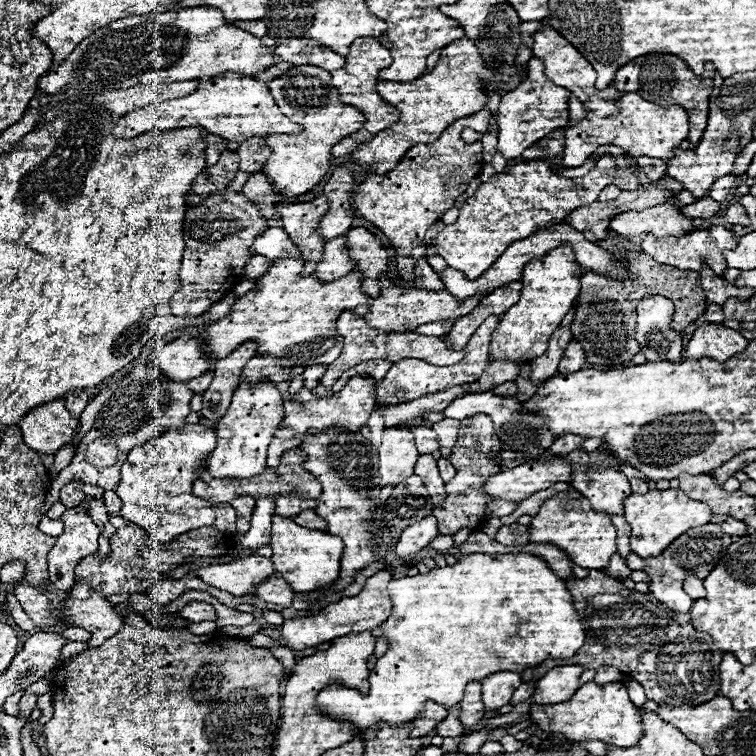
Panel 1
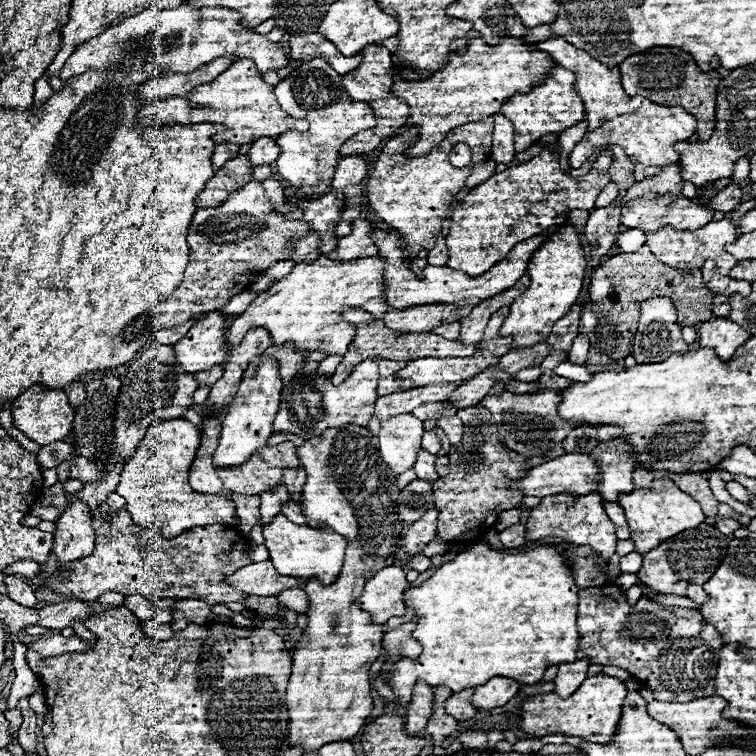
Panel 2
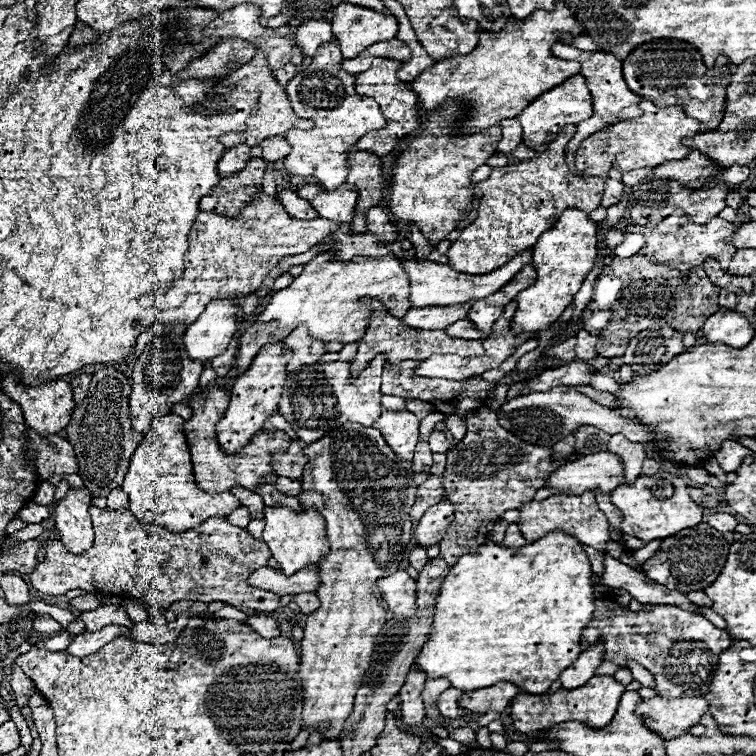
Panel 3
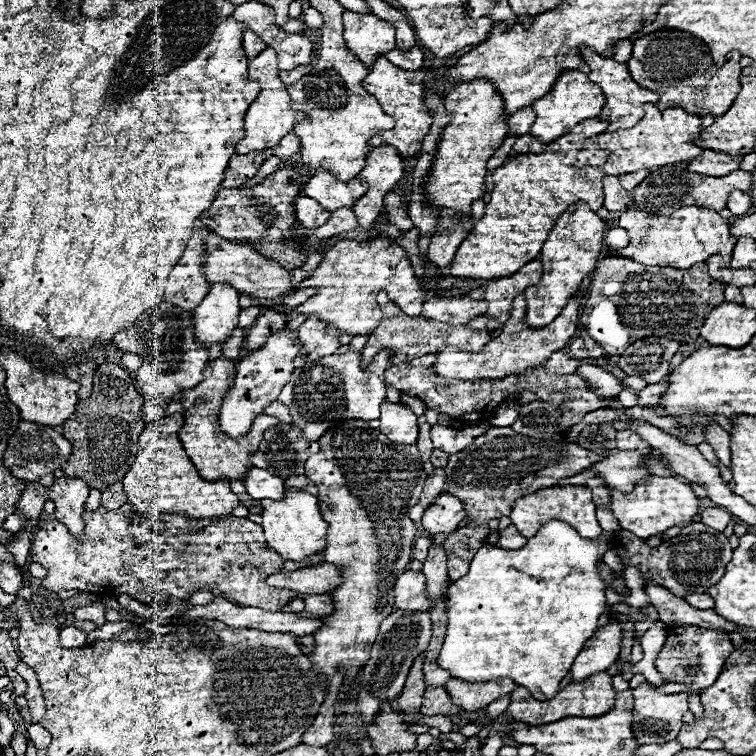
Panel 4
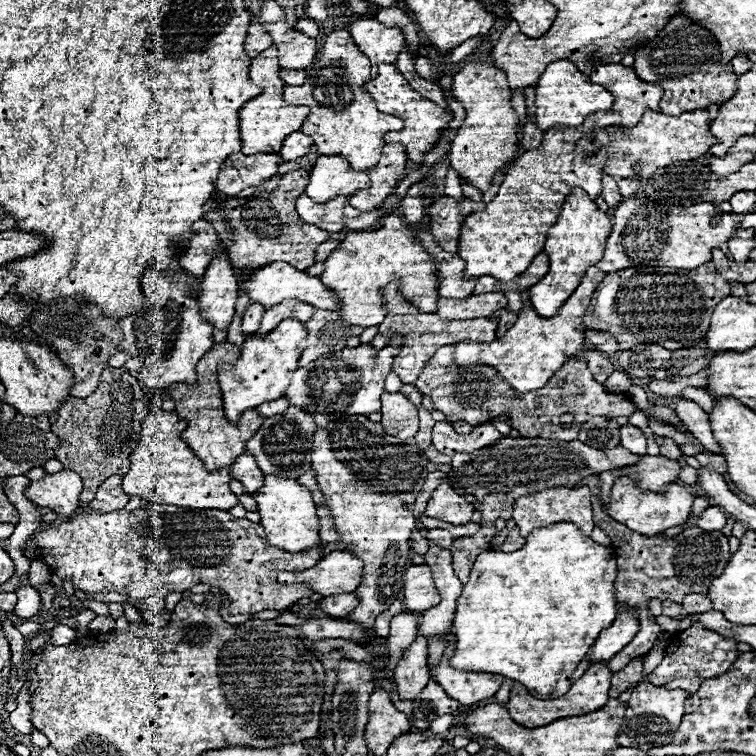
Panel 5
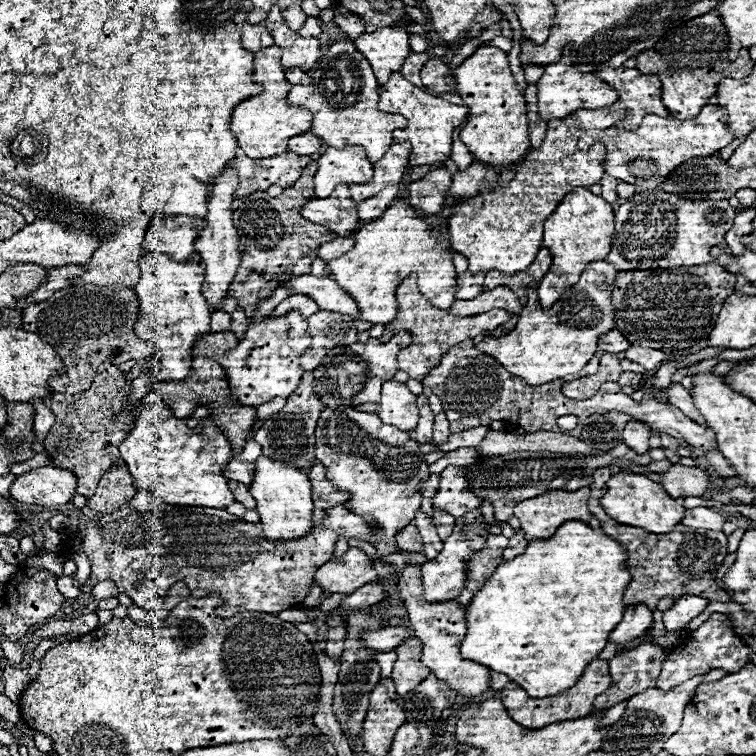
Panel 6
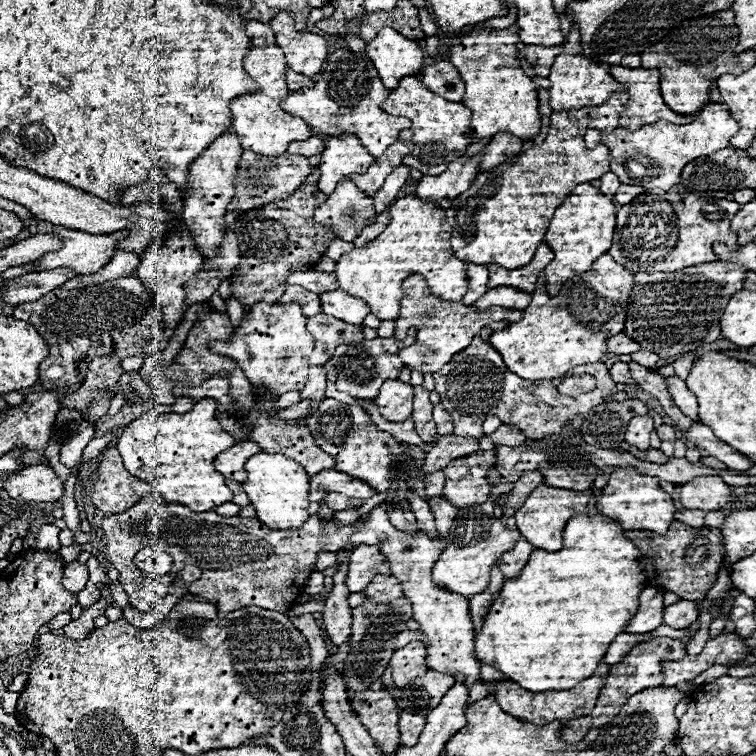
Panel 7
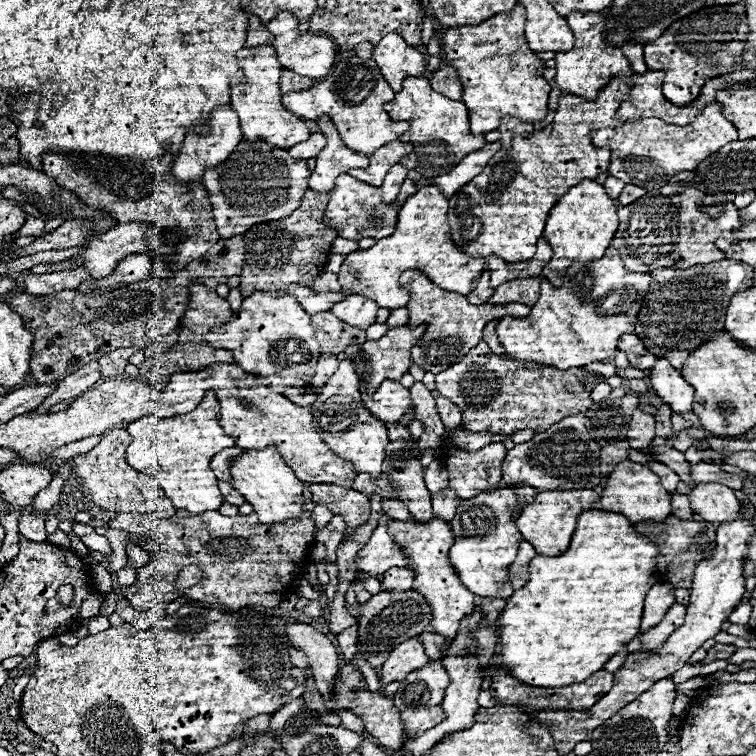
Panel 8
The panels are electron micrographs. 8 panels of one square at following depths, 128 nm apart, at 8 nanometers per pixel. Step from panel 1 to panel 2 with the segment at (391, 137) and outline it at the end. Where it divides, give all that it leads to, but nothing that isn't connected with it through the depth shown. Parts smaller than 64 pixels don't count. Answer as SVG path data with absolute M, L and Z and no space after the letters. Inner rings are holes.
M472 38L466 54L452 58L444 70L434 72L430 78L394 82L392 92L412 110L408 122L420 126L420 138L414 142L414 156L428 154L428 150L440 144L456 126L480 122L488 116L500 114L500 106L506 98L512 94L526 94L526 90L532 90L532 86L544 82L556 62L552 62L548 54L528 48L536 48L536 44L528 44L524 38L504 38L498 46L488 46L482 38Z

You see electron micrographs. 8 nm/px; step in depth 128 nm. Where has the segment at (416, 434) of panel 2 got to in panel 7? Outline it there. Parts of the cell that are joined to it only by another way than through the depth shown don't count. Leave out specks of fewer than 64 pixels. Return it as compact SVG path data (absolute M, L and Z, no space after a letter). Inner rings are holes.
M386 380L374 402L386 420L402 422L412 416L412 396L414 390L410 384L404 384L400 380Z

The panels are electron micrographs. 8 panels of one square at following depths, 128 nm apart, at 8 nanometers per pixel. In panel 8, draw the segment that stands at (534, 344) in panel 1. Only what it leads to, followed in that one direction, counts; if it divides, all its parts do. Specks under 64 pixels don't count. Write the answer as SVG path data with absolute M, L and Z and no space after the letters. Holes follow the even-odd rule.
M584 180L576 184L560 198L560 202L556 202L556 206L548 214L544 228L544 238L552 246L554 254L542 270L542 276L548 278L552 286L560 286L560 278L564 278L566 270L574 262L588 262L604 256L604 250L610 246L618 228L616 210L618 206L612 198L608 198L608 194L604 194L604 188L596 180Z

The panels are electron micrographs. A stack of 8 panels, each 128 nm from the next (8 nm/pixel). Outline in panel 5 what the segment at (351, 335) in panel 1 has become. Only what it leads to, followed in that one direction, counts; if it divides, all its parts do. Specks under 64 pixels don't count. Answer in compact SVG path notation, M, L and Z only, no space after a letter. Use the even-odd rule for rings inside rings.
M392 282L384 290L384 304L388 306L388 316L386 320L378 326L378 334L390 338L392 334L402 334L404 336L404 346L400 356L394 358L394 372L402 378L402 382L414 384L416 378L420 376L420 370L424 368L424 362L432 358L432 354L446 344L458 344L466 340L478 340L478 342L492 342L496 338L496 326L500 322L498 316L486 316L486 318L474 318L472 322L464 320L446 320L440 318L438 314L426 314L420 312L416 306L412 306L400 292L400 282Z

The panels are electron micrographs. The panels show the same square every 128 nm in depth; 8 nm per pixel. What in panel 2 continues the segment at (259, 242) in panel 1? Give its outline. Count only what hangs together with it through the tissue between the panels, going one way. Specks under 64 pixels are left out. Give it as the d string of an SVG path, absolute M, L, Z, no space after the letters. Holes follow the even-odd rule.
M310 234L304 240L294 242L294 262L302 262L302 260L316 260L318 256L322 256L320 252L320 236L318 234Z

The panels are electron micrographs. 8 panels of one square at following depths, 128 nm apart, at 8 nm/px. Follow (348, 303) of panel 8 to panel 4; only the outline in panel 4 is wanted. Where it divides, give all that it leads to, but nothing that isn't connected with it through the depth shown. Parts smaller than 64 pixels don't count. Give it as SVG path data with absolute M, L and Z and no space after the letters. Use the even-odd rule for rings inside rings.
M208 234L204 248L206 248L206 256L204 256L202 270L204 270L204 276L208 278L208 282L228 282L242 296L254 298L264 308L280 312L280 306L284 306L284 308L300 306L300 302L306 302L308 298L312 298L312 294L316 294L316 290L312 290L312 288L298 290L298 284L292 284L292 274L286 268L282 268L274 260L268 260L268 258L256 254L250 246L234 244L224 238L218 238L216 234Z

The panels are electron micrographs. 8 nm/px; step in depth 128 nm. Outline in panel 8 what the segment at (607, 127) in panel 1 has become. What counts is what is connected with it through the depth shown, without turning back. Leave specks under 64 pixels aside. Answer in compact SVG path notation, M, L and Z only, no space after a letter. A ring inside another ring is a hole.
M718 102L708 104L700 116L688 126L666 124L658 118L642 118L634 122L626 122L618 134L610 140L612 148L612 162L610 162L610 176L624 180L626 184L634 184L646 188L648 192L658 192L662 186L670 182L672 176L678 172L696 172L696 166L718 152L728 142L738 140L736 128L722 116L722 108Z

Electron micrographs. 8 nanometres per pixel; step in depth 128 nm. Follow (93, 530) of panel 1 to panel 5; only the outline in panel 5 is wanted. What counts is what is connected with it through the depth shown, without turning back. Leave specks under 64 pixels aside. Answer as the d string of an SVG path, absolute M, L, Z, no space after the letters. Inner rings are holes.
M60 470L30 482L24 490L24 496L30 502L36 502L40 508L50 508L60 516L70 516L78 508L80 492L82 478L76 472Z

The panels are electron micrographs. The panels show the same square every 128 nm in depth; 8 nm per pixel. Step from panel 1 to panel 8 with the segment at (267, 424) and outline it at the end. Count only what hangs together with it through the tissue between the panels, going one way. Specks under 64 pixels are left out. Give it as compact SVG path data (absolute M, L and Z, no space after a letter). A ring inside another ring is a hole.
M254 292L246 296L240 310L232 314L232 322L208 330L205 340L214 348L230 350L236 364L252 376L258 378L282 378L292 384L274 386L308 386L320 356L320 348L310 326L310 316L304 312L300 302L292 294L272 294Z

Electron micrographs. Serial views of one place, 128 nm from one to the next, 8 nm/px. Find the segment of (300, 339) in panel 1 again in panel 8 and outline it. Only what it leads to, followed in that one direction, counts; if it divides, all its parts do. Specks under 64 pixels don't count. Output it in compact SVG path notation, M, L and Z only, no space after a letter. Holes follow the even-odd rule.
M422 186L402 204L394 234L378 240L368 250L348 254L338 272L338 280L342 290L366 296L380 308L396 310L404 308L410 296L410 290L400 286L398 278L402 276L402 272L418 268L440 288L468 296L476 288L476 282L484 272L484 262L484 258L470 258L452 242L448 226L448 198L444 198L444 194L436 190L436 186Z

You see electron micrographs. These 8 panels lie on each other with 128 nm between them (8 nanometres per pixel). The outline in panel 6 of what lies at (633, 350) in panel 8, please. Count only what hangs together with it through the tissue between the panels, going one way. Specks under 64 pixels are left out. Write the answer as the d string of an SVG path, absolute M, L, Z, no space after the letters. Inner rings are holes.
M610 330L598 338L598 350L600 352L618 354L618 352L626 352L628 348L630 348L630 342L618 330Z

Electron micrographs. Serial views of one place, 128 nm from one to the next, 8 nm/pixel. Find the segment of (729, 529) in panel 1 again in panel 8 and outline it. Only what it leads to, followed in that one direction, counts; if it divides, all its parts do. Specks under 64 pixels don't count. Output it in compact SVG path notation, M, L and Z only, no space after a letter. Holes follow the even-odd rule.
M672 494L672 514L678 516L680 520L692 520L694 512L690 508L690 500L686 494Z

